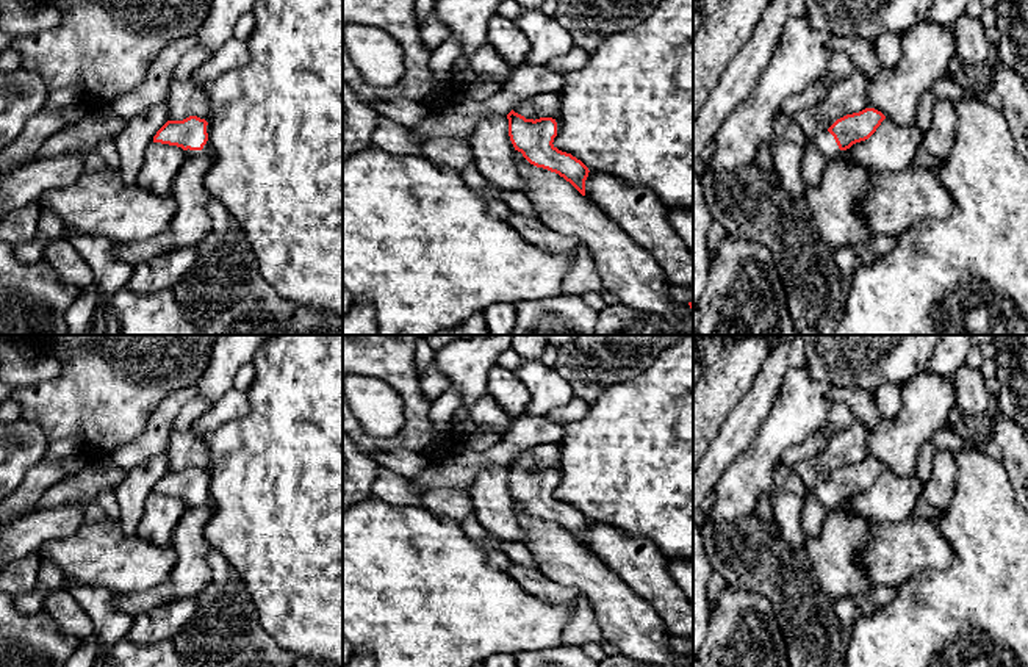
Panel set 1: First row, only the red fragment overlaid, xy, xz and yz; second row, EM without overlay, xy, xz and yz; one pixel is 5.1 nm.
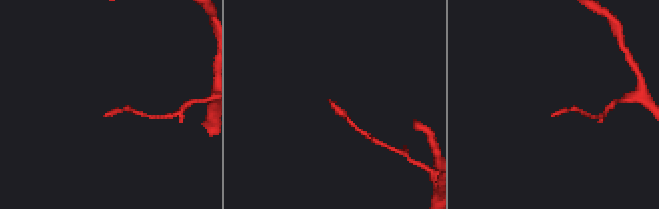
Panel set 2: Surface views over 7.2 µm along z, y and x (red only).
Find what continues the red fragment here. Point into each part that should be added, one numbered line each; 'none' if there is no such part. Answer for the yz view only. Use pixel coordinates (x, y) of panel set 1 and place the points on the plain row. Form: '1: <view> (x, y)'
1: yz (823, 492)

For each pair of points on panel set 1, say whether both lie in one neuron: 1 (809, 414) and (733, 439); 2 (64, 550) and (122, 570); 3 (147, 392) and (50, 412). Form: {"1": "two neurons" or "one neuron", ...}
{"1": "two neurons", "2": "one neuron", "3": "one neuron"}

